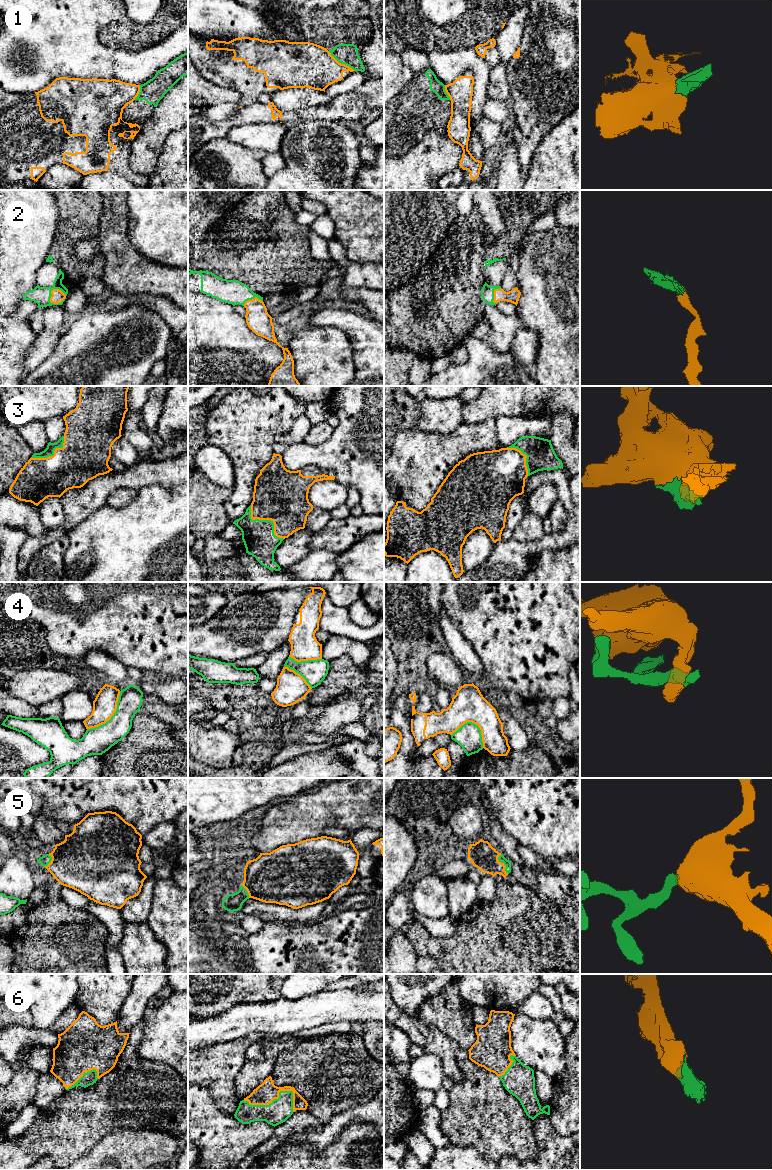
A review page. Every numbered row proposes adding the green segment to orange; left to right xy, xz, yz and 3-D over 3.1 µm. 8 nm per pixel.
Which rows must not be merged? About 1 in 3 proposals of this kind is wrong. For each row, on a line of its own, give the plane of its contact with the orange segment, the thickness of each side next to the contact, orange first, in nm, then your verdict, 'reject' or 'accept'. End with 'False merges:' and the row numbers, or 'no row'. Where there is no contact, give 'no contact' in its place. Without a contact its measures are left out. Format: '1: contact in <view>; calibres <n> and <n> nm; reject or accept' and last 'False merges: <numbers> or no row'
1: contact in xz; calibres 340 and 170 nm; reject
2: contact in xy; calibres 100 and 140 nm; accept
3: contact in xz; calibres 440 and 260 nm; accept
4: contact in xy; calibres 190 and 220 nm; reject
5: contact in yz; calibres 200 and 60 nm; accept
6: contact in xz; calibres 170 and 190 nm; accept
False merges: 1, 4

